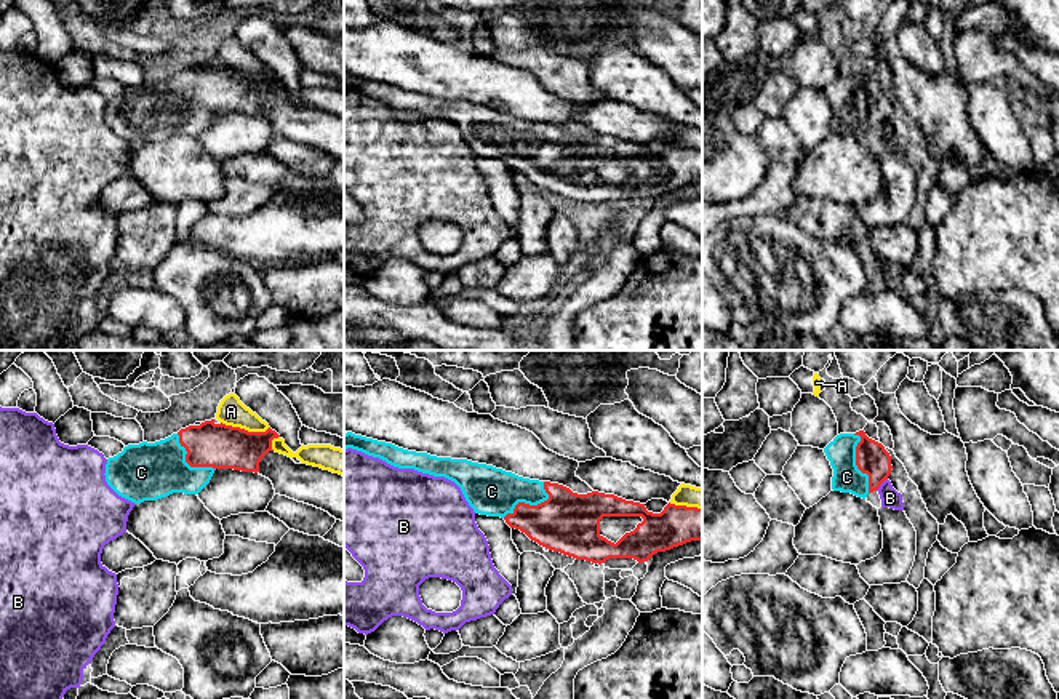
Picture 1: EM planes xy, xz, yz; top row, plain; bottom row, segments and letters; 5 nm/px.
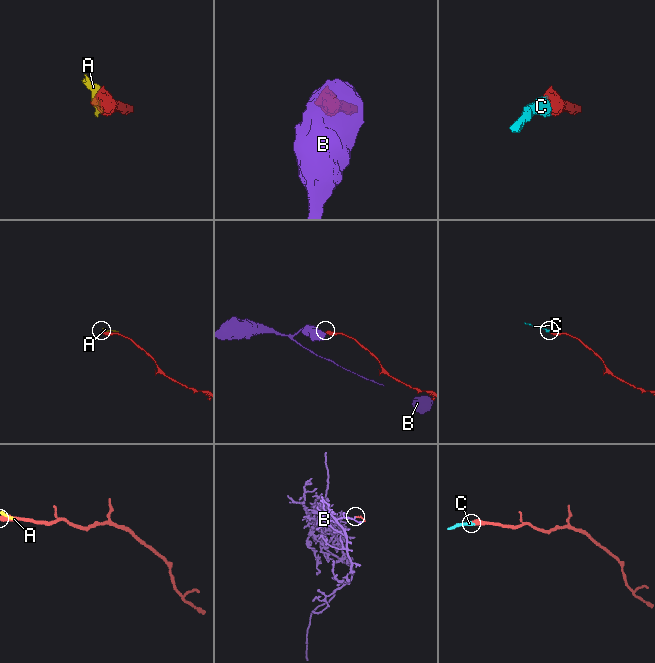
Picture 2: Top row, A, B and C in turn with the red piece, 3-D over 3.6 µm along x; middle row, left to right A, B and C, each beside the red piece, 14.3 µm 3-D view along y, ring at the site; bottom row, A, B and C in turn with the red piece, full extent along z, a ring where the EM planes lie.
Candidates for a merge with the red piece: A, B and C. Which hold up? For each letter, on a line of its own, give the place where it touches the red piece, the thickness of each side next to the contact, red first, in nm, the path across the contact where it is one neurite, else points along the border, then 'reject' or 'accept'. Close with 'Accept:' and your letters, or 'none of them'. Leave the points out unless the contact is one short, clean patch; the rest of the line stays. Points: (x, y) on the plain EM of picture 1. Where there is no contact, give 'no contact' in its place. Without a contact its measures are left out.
A: xy (243, 71) | 220/140 nm | reject
B: yz (880, 125) | 160/100 nm | along yz (887, 120), (875, 131) | reject
C: xz (531, 147) | 300/240 nm | accept
Accept: C

